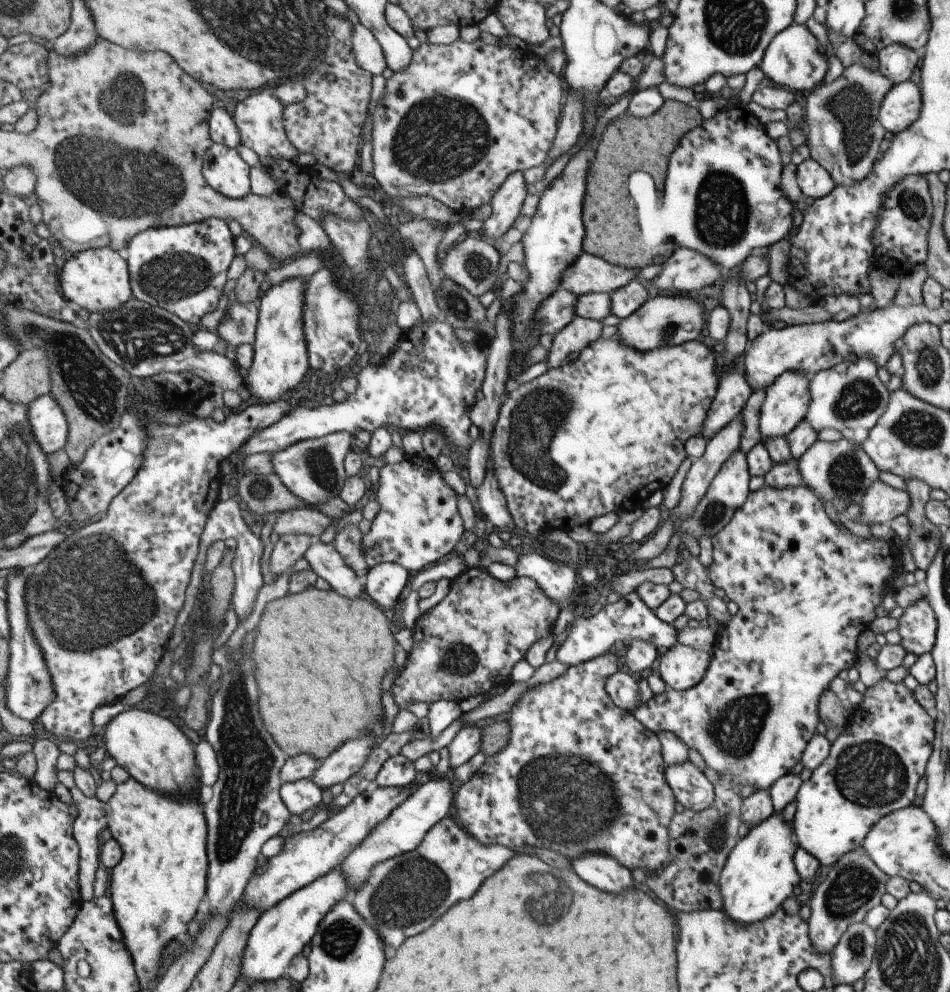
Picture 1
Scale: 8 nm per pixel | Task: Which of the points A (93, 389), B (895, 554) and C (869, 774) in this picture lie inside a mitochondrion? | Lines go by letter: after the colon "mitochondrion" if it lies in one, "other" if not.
A: mitochondrion
B: other
C: mitochondrion

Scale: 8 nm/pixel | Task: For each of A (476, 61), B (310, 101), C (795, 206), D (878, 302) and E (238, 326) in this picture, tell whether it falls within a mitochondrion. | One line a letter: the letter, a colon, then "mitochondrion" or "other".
A: other
B: other
C: other
D: other
E: mitochondrion

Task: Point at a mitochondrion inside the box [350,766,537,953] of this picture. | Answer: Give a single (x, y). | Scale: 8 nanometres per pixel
(411, 892)

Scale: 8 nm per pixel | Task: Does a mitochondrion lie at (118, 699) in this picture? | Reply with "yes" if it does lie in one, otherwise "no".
no

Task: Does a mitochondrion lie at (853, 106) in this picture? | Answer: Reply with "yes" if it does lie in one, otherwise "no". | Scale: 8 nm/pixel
yes

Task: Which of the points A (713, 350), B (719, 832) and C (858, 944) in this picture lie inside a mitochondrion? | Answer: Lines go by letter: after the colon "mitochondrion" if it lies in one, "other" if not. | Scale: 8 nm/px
A: other
B: mitochondrion
C: mitochondrion

